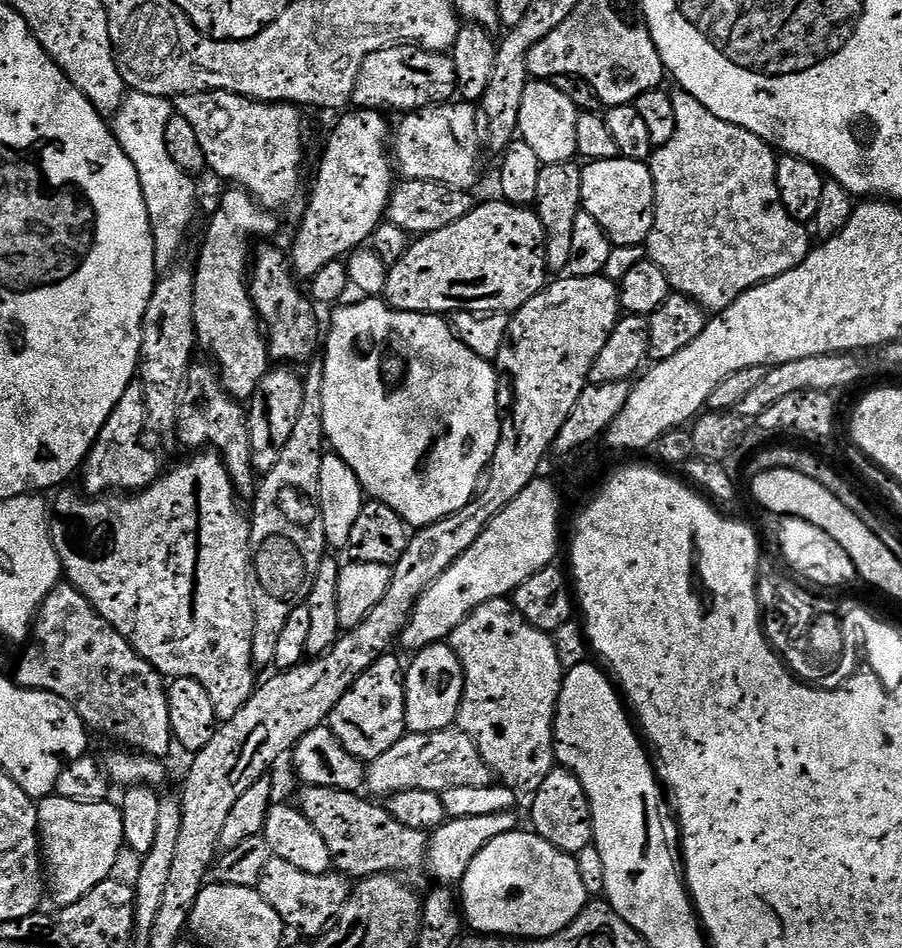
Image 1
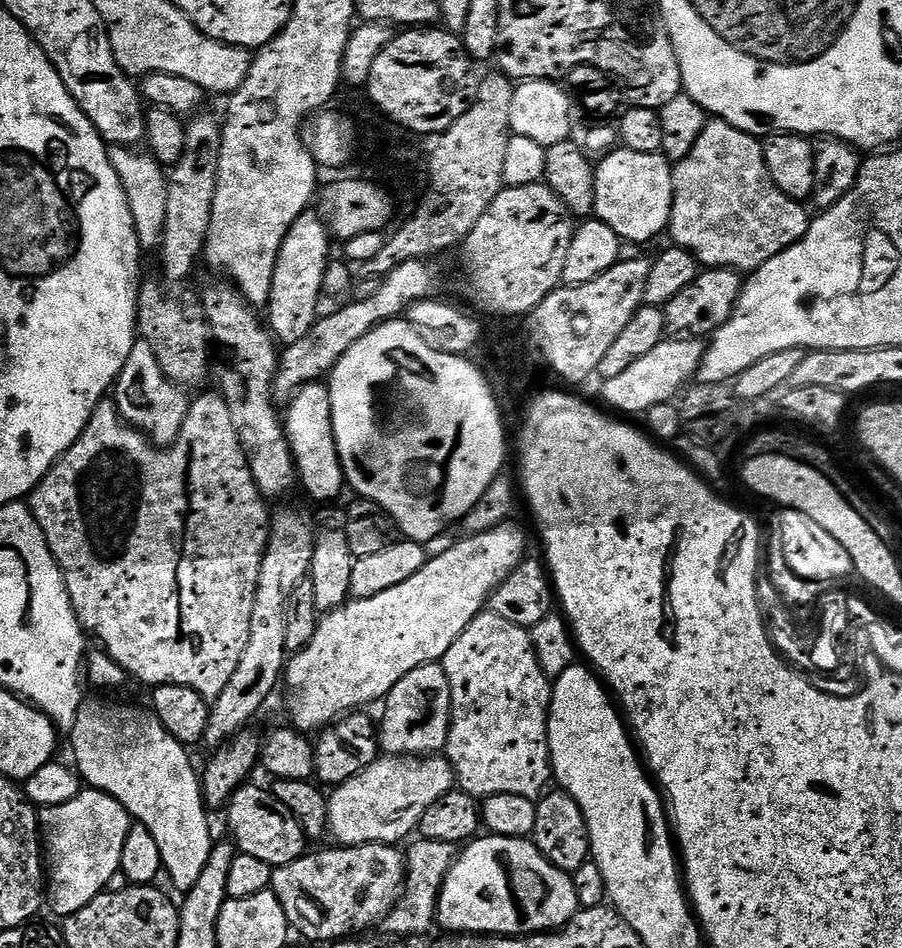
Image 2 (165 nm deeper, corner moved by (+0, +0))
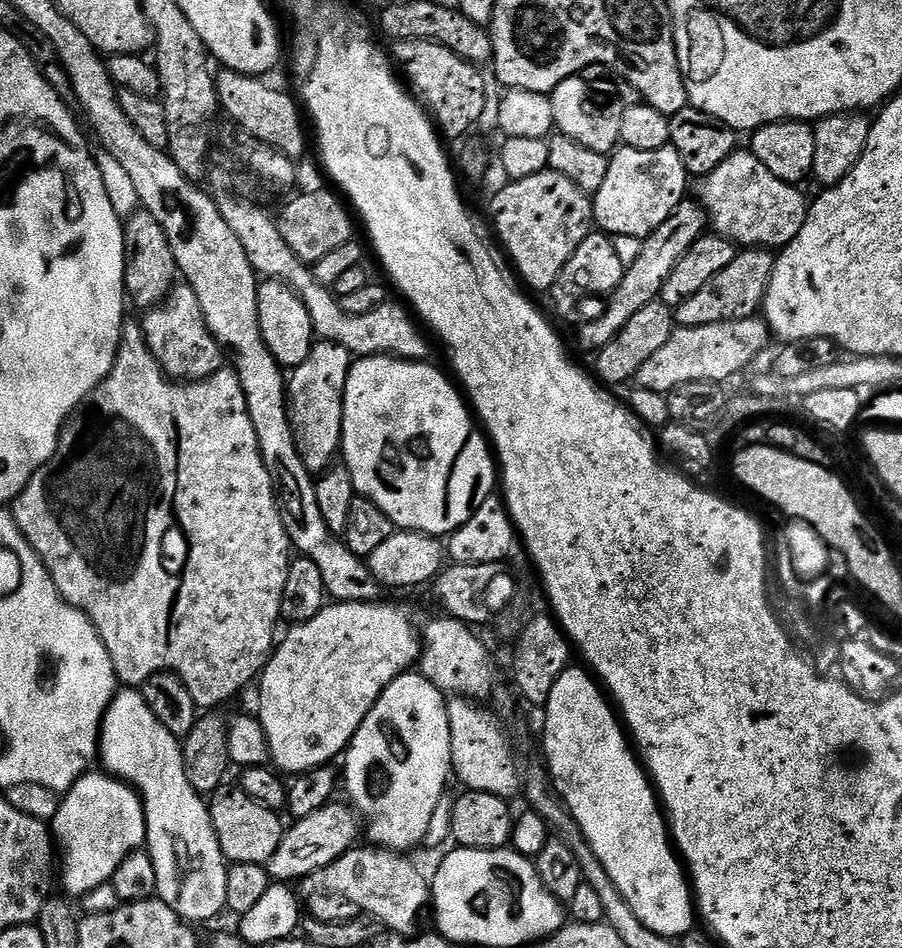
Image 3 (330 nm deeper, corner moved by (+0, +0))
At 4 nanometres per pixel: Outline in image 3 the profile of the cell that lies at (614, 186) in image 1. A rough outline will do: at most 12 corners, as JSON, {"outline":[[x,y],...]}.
{"outline":[[674,147],[611,153],[592,205],[616,238],[648,236],[686,199]]}

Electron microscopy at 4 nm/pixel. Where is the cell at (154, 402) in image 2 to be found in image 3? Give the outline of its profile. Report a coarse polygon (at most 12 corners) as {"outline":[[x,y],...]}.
{"outline":[[177,283],[138,324],[161,372],[204,380],[222,367],[198,294]]}

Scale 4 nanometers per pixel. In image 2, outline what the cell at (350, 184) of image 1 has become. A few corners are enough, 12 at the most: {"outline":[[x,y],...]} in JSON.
{"outline":[[309,210],[274,266],[267,327],[281,345],[317,322],[330,259],[327,224]]}

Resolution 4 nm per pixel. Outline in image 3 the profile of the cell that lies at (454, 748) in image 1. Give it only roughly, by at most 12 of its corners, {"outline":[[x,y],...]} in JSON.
{"outline":[[329,802],[285,831],[266,871],[299,882],[357,843],[357,813]]}

